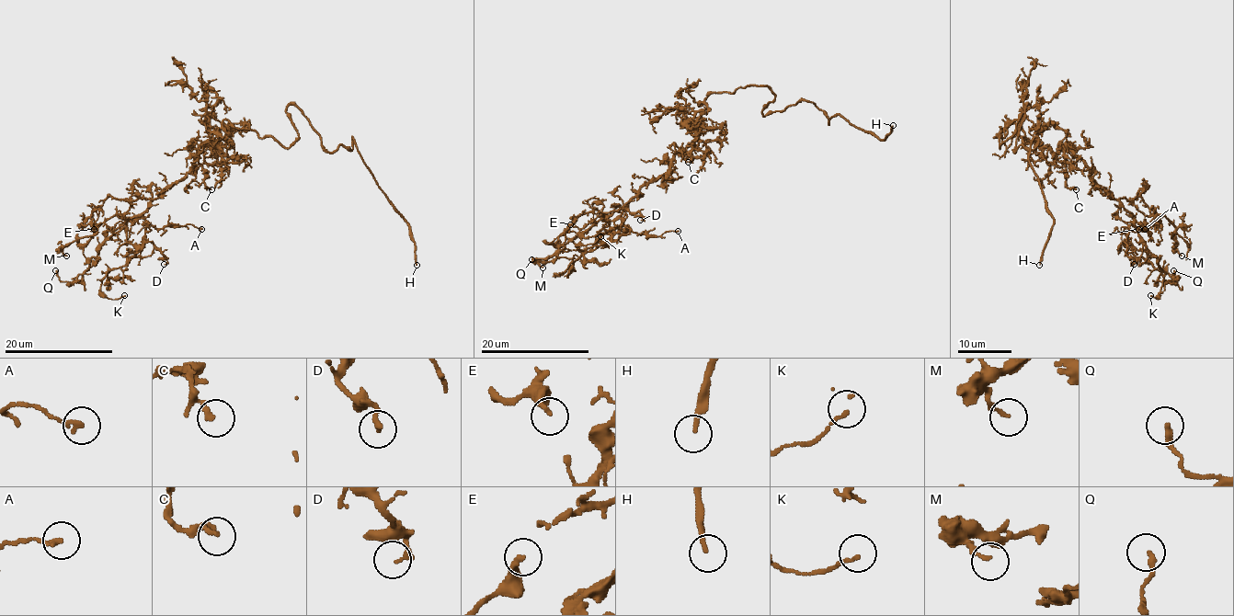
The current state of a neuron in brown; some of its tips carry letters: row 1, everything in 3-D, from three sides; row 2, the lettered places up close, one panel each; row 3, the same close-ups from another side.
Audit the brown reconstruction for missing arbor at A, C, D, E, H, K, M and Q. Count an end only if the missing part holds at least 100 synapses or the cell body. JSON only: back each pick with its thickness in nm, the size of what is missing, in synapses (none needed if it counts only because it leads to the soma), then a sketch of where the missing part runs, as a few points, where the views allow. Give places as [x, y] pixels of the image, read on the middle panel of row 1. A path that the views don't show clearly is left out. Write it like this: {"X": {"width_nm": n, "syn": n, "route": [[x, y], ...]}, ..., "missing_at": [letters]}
{"H": {"width_nm": 180, "route": [[893, 125], [907, 134], [900, 137]]}, "missing_at": ["H"]}

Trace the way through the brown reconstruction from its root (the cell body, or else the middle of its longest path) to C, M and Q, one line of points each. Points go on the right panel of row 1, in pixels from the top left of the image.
C: (1007, 129), (1019, 119), (1021, 135), (1054, 153), (1065, 146), (1056, 158), (1065, 165), (1065, 184), (1076, 189)
M: (1007, 129), (1019, 119), (1021, 135), (1054, 153), (1067, 146), (1111, 198), (1163, 215), (1182, 256)
Q: (1007, 129), (1019, 119), (1021, 135), (1067, 146), (1134, 216), (1133, 253), (1165, 280), (1173, 270)

